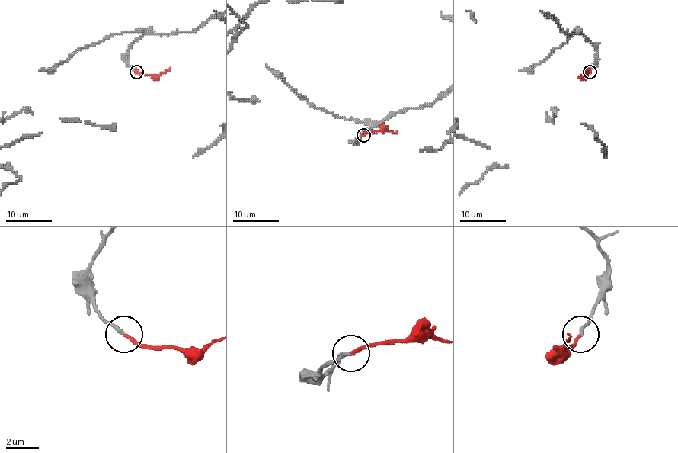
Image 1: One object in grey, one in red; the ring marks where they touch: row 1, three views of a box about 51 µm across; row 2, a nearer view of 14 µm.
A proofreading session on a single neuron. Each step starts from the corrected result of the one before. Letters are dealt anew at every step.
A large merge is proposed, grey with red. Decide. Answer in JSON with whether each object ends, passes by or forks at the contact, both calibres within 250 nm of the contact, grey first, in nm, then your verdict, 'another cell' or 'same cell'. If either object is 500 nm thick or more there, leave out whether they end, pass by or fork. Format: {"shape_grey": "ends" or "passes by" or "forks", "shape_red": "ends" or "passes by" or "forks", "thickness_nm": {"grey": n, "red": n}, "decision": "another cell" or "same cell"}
{"shape_grey": "ends", "shape_red": "ends", "thickness_nm": {"grey": 200, "red": 170}, "decision": "same cell"}

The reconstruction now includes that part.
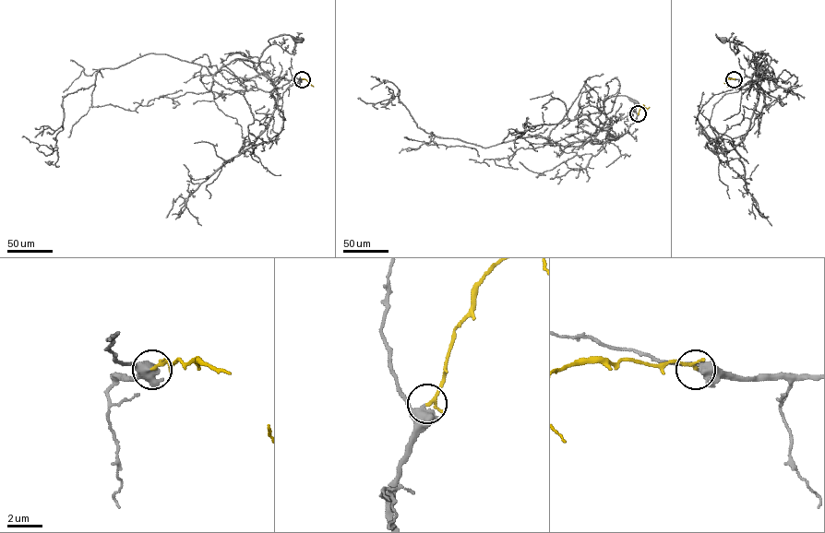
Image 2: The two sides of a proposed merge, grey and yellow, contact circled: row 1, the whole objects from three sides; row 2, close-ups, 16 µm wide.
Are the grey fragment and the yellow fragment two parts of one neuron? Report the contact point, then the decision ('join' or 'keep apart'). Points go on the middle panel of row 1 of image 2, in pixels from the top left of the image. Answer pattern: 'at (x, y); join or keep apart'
at (638, 113); join

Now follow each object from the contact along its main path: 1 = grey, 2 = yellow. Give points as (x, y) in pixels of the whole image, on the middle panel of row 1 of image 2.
1: (638, 114), (628, 131), (616, 139), (603, 142), (595, 137), (605, 121), (606, 100), (624, 95), (636, 103)
2: (638, 114), (643, 104), (647, 109), (650, 107)

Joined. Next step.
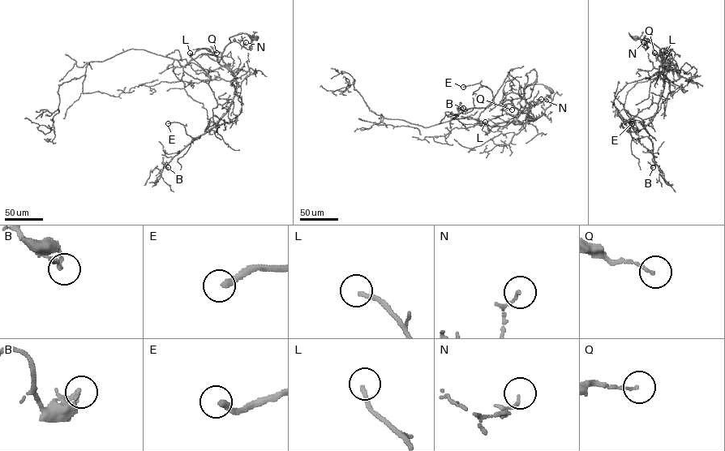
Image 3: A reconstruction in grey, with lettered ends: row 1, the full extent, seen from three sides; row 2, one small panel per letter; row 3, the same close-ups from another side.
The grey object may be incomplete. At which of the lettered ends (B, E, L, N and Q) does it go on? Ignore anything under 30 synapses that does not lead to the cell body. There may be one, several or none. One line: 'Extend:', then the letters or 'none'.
Extend: E, L

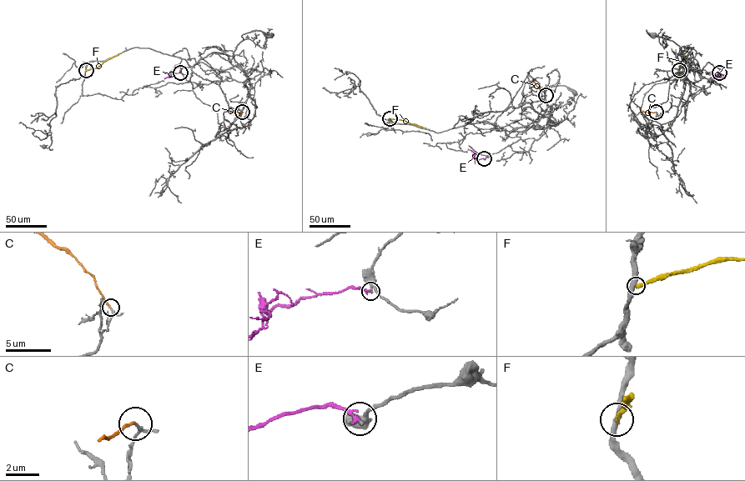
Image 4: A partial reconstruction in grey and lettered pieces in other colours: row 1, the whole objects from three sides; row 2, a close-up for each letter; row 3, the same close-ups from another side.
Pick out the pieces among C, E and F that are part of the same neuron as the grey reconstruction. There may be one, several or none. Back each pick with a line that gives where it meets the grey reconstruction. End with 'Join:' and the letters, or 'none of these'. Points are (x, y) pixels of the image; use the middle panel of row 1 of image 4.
C: contact (546, 95)
Join: C

